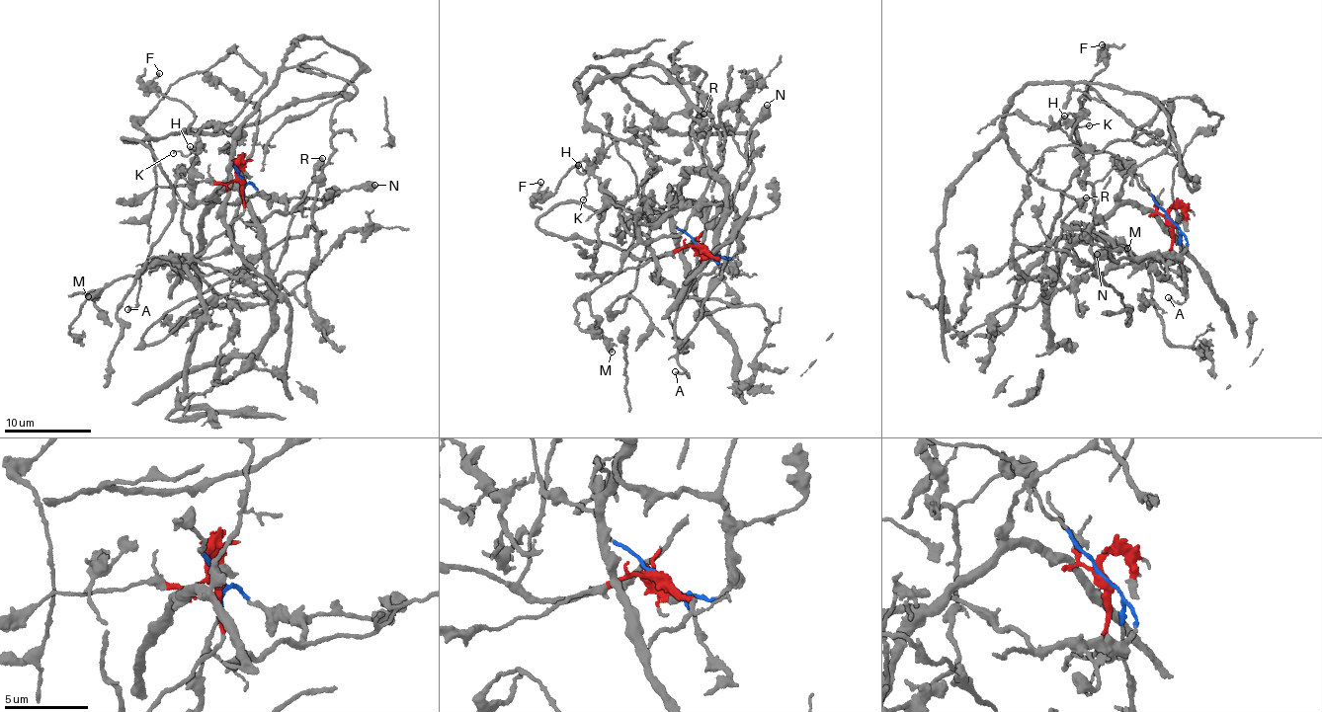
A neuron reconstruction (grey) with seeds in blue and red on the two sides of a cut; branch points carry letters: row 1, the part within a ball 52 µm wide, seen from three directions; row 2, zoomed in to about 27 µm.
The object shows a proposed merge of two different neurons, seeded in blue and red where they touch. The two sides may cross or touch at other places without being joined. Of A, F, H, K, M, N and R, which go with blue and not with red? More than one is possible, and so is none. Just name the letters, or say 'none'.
N, R

